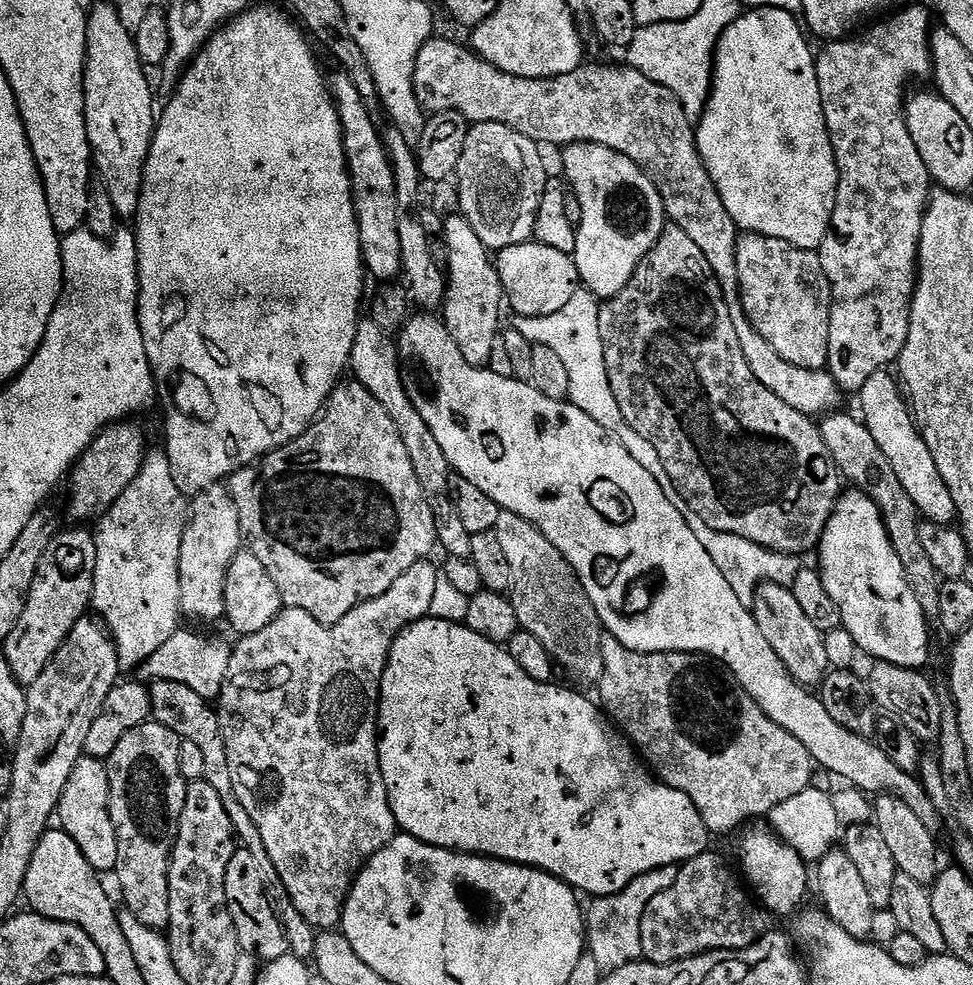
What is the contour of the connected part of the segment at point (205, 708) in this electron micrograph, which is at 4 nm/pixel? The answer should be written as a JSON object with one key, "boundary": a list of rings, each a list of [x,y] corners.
{"boundary":[[[158,681],[151,685],[150,691],[152,694],[151,719],[157,724],[174,730],[174,734],[180,737],[181,740],[194,742],[202,749],[202,754],[206,758],[203,780],[210,786],[214,786],[214,790],[218,790],[218,794],[226,806],[226,814],[230,814],[230,822],[236,831],[237,841],[250,854],[254,854],[258,871],[262,874],[262,878],[268,887],[268,896],[275,904],[276,911],[280,914],[280,920],[284,923],[284,933],[288,939],[289,953],[302,961],[315,957],[317,929],[313,928],[310,922],[306,922],[306,918],[302,918],[302,914],[294,906],[294,902],[288,896],[288,891],[284,889],[284,883],[280,881],[280,875],[274,866],[274,862],[270,862],[270,854],[266,854],[266,846],[262,846],[262,834],[258,834],[258,826],[254,826],[254,818],[250,818],[250,814],[246,814],[246,806],[242,806],[242,802],[238,802],[238,798],[234,794],[234,782],[230,774],[226,742],[220,729],[220,718],[217,709],[207,699],[196,694],[190,687],[184,686],[182,682]]]}

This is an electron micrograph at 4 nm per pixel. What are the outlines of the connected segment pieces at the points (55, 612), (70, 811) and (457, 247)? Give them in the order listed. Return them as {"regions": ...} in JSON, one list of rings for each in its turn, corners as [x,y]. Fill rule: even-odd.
{"regions":[[[[72,526],[67,530],[56,533],[55,538],[50,542],[46,554],[42,554],[42,562],[38,562],[38,574],[34,574],[34,586],[30,586],[30,598],[26,598],[26,610],[18,626],[14,626],[14,634],[3,641],[2,654],[6,662],[10,662],[10,670],[14,670],[14,678],[25,686],[38,682],[42,678],[42,670],[50,666],[54,654],[66,642],[70,630],[74,630],[77,622],[85,619],[92,603],[92,591],[94,590],[94,570],[96,569],[96,537],[87,527]]],[[[87,754],[70,770],[70,782],[66,782],[66,790],[60,799],[58,824],[63,831],[78,842],[78,850],[86,854],[86,862],[95,868],[97,873],[115,873],[118,862],[118,838],[114,830],[114,822],[110,818],[108,803],[110,802],[110,778],[105,761],[96,760]]],[[[455,214],[456,216],[448,216],[444,222],[444,235],[442,243],[448,247],[448,264],[446,260],[446,287],[444,289],[444,303],[442,305],[442,319],[445,326],[450,330],[450,334],[454,338],[454,342],[458,342],[458,350],[462,350],[462,358],[466,358],[466,362],[470,362],[470,366],[475,368],[486,368],[490,362],[490,354],[494,351],[494,338],[501,331],[500,328],[500,304],[502,308],[502,301],[505,299],[504,287],[500,281],[500,275],[496,269],[496,260],[493,253],[484,245],[482,238],[478,238],[478,234],[474,234],[474,230],[470,226],[470,222],[463,216],[463,214]]]]}

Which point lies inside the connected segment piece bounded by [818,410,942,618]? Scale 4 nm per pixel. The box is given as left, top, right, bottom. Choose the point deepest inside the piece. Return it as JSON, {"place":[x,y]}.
{"place":[860,460]}

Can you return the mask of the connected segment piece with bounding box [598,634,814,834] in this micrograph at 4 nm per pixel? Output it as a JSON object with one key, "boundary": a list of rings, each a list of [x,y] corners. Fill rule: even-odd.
{"boundary":[[[606,634],[602,638],[602,662],[604,663],[604,673],[598,685],[601,700],[599,703],[602,705],[607,719],[615,727],[617,724],[621,728],[617,729],[631,741],[637,753],[642,757],[643,763],[651,769],[656,779],[674,790],[682,790],[682,794],[686,794],[686,798],[690,798],[690,802],[694,802],[709,833],[732,832],[746,820],[756,820],[759,816],[760,819],[767,817],[768,813],[774,810],[774,806],[786,802],[786,798],[794,798],[794,794],[802,794],[802,790],[810,787],[814,762],[810,758],[806,746],[802,746],[802,742],[798,742],[798,738],[794,738],[794,734],[782,730],[782,726],[778,726],[778,722],[766,718],[766,714],[762,714],[758,705],[742,691],[739,684],[715,660],[695,652],[635,652],[622,646],[622,642],[618,642],[618,638]]]}

